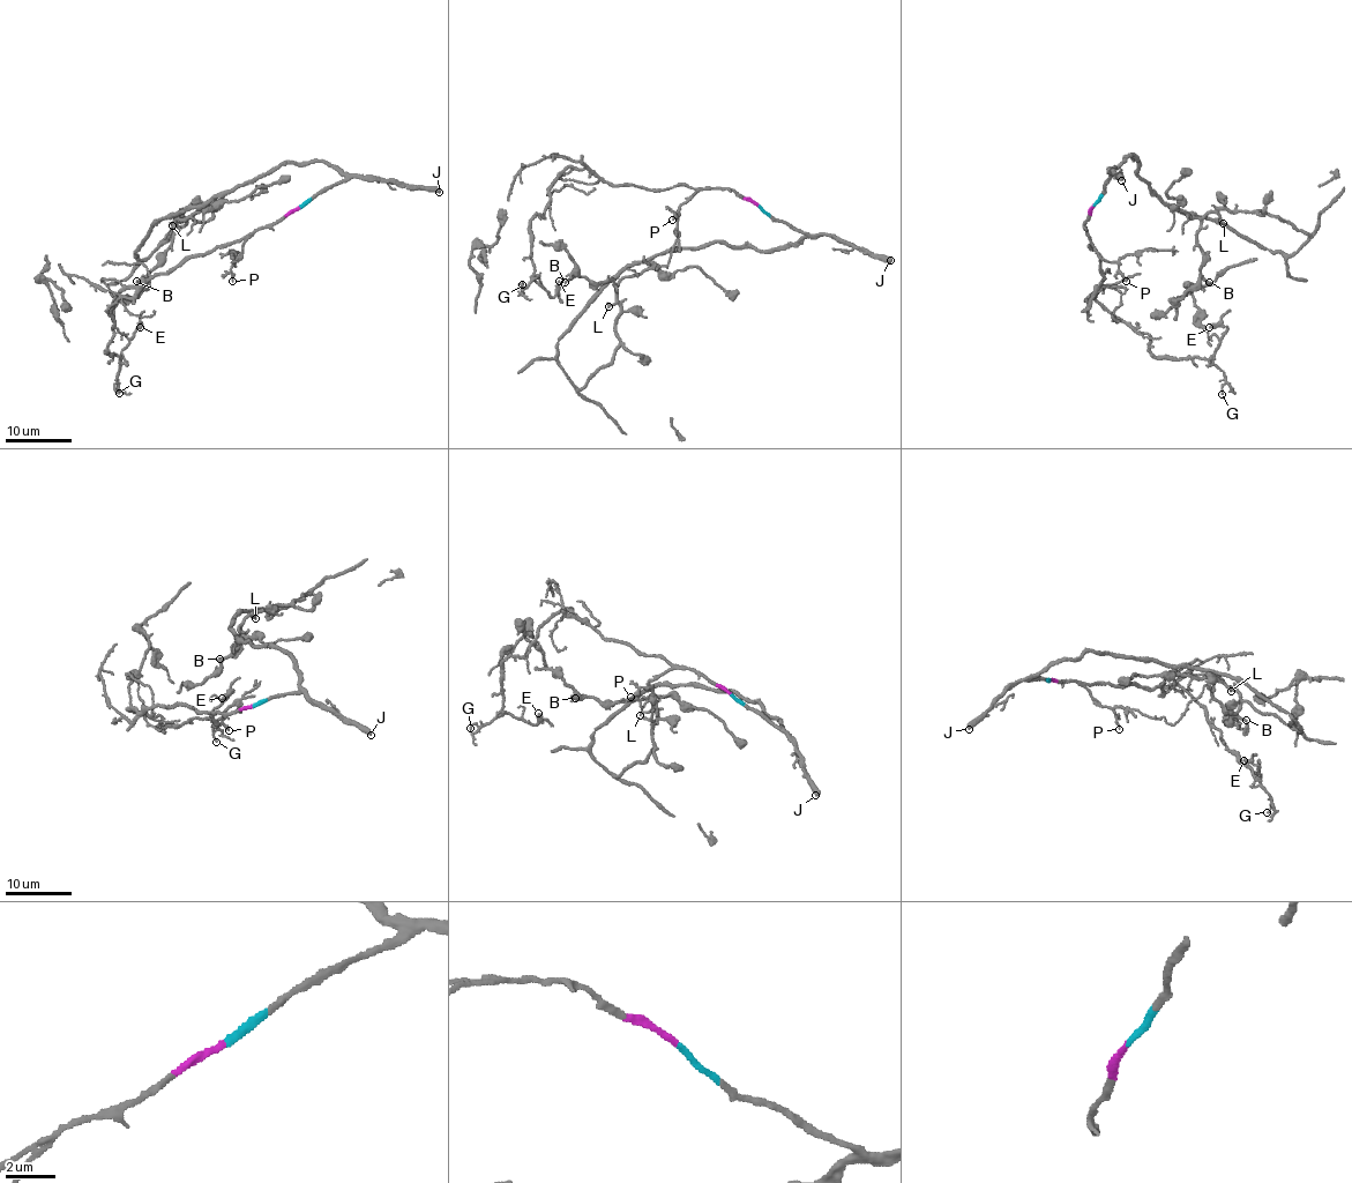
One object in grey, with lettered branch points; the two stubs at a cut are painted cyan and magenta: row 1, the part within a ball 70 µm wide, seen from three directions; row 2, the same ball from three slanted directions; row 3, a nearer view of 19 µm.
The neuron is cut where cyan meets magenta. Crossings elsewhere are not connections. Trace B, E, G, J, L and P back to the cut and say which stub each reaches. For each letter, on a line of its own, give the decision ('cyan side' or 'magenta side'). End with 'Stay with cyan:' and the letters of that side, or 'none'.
B: cyan side
E: magenta side
G: magenta side
J: cyan side
L: cyan side
P: magenta side
Stay with cyan: B, J, L

